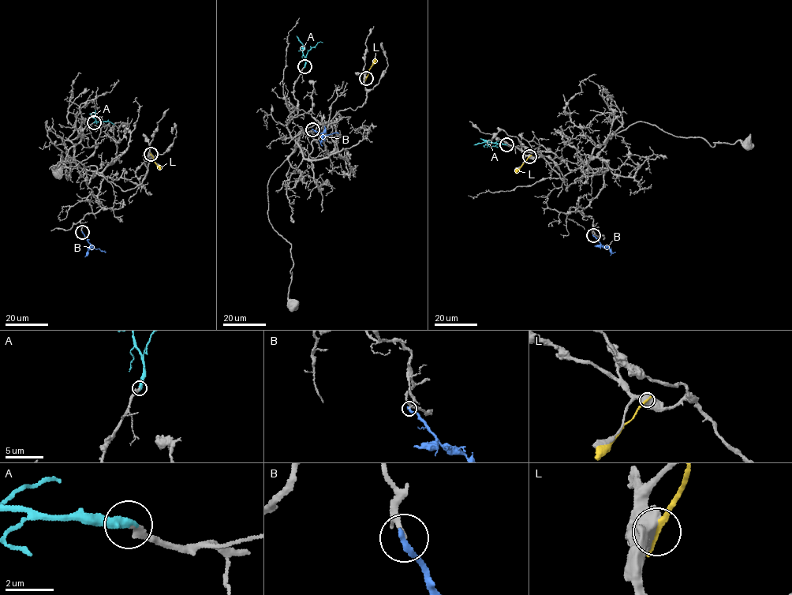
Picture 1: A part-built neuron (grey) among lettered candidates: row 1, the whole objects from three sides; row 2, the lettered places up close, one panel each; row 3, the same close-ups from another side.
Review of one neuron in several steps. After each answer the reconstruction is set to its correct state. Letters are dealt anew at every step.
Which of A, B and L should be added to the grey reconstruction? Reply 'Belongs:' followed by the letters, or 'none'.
Belongs: A

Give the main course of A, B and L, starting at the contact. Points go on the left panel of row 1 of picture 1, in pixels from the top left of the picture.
A: (94, 122), (96, 120), (107, 121), (113, 125)
B: (82, 232), (91, 248), (105, 252)
L: (151, 154), (160, 170)

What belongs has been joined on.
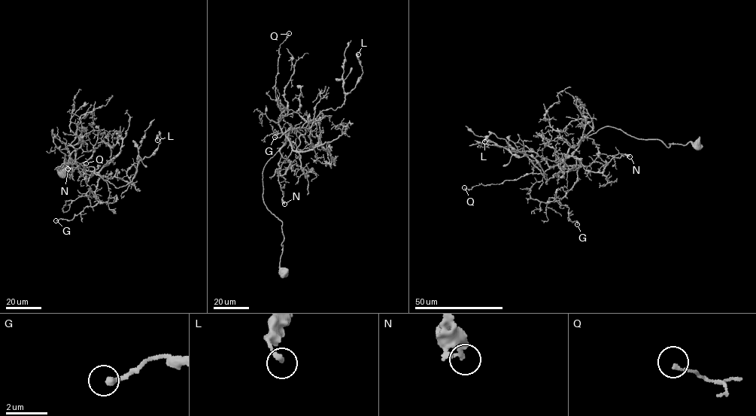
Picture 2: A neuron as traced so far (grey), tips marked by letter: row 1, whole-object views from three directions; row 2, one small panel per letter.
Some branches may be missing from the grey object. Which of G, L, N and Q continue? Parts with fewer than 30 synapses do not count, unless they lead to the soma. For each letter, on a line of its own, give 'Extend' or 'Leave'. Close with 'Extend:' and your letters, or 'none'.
G: Leave
L: Leave
N: Leave
Q: Leave
Extend: none

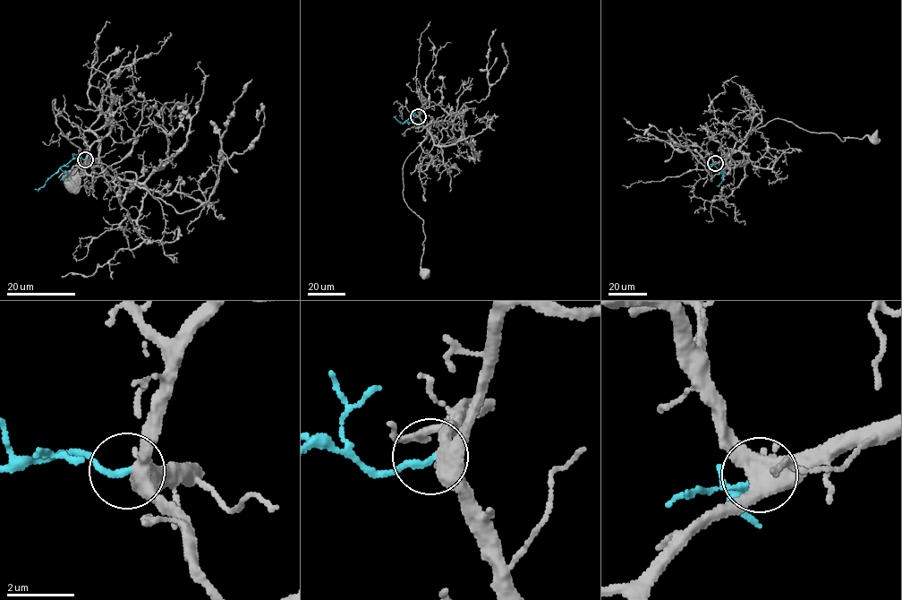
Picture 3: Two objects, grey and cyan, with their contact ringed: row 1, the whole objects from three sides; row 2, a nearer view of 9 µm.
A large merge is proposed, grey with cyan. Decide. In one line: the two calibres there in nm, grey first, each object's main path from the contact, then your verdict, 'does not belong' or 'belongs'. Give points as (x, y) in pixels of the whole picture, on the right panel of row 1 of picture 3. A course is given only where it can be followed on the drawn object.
calibres 440 and 180 nm; course grey (715, 163), (729, 157), (738, 141), (777, 118), (808, 131), (836, 133), (842, 141), (866, 135), (873, 139); course cyan (715, 163), (722, 174), (718, 186); belongs

